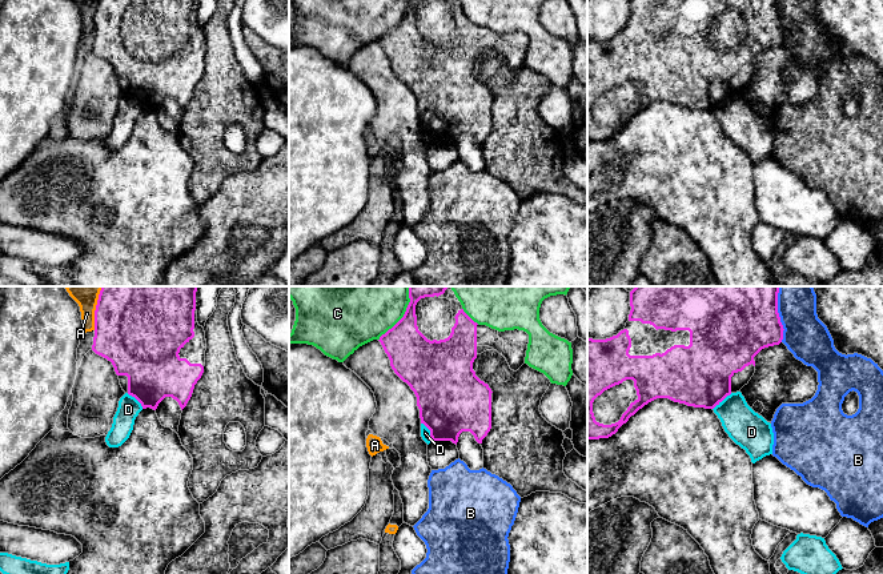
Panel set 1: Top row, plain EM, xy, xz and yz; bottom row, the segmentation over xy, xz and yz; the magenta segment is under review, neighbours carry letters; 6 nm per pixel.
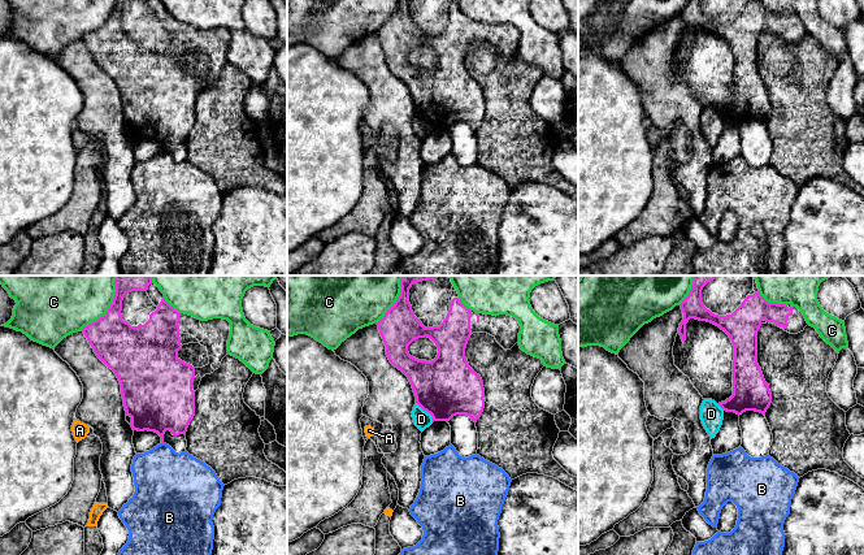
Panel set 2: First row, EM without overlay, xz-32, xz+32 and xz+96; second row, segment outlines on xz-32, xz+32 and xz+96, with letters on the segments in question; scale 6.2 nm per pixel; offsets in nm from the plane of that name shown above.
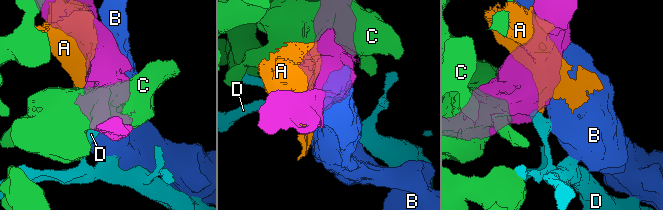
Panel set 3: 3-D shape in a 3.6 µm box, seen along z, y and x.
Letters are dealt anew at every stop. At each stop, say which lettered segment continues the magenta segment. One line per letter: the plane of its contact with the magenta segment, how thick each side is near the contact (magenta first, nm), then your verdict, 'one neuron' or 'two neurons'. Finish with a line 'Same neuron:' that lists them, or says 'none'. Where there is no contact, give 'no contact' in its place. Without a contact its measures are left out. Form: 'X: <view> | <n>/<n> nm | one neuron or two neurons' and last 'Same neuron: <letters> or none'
A: xy | 420/100 nm | two neurons
B: yz | 360/260 nm | two neurons
C: xz | 280/280 nm | two neurons
D: yz | 380/220 nm | two neurons
Same neuron: none

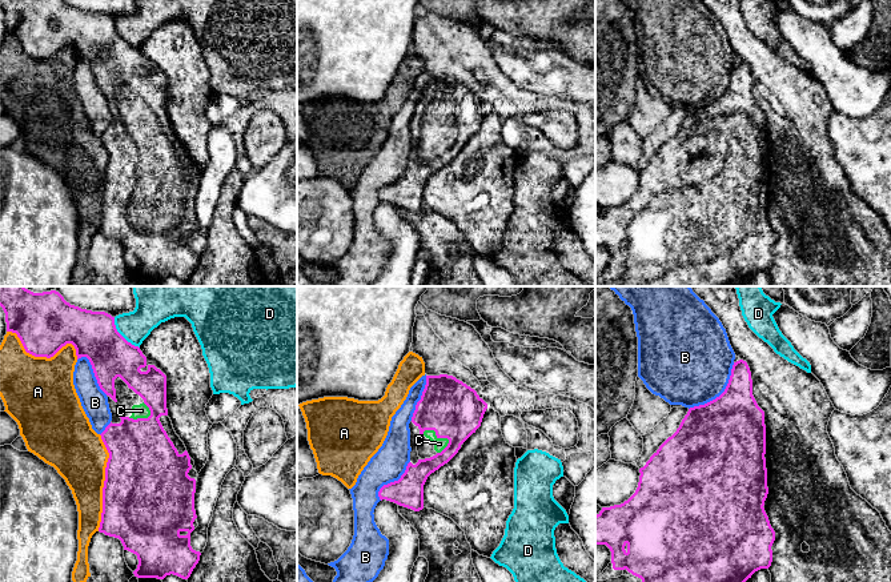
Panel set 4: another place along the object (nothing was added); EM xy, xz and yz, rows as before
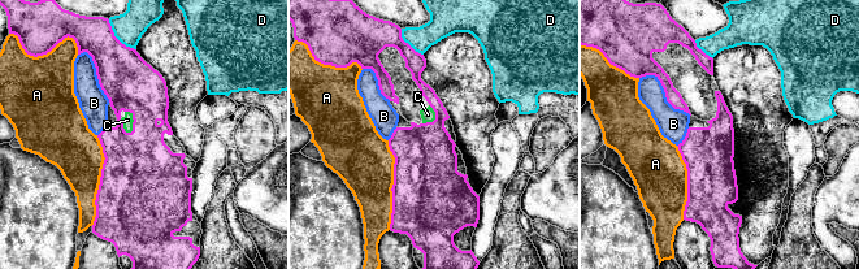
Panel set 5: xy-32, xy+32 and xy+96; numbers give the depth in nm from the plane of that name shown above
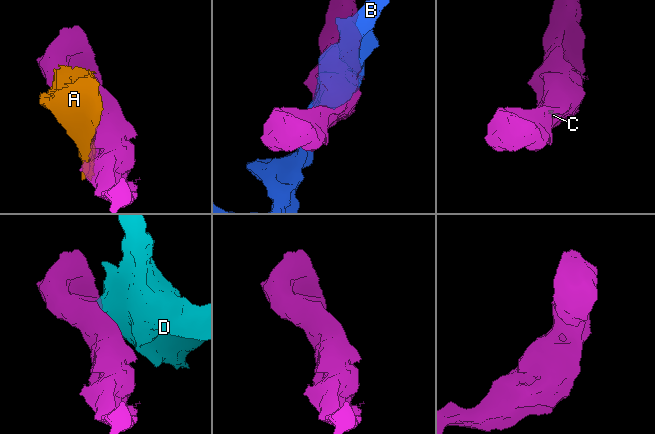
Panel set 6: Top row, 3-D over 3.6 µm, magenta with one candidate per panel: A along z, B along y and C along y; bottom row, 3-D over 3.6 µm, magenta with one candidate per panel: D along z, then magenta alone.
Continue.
A: xy | 500/320 nm | two neurons
B: yz | 460/480 nm | two neurons
C: xz | 340/80 nm | one neuron
D: xy | 280/190 nm | two neurons
Same neuron: C

